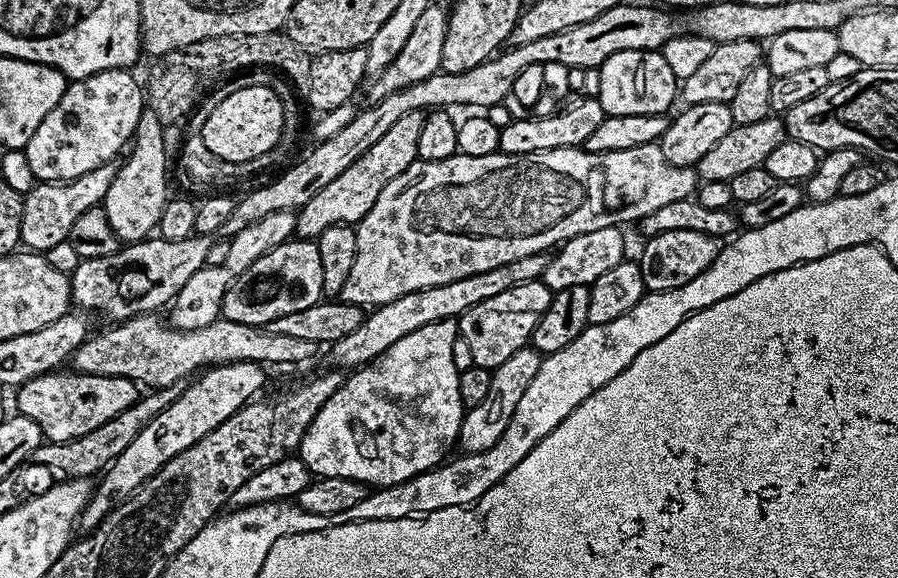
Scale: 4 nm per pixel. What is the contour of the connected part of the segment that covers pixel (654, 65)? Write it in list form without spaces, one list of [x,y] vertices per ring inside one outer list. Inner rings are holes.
[[[622,50],[618,54],[610,54],[606,62],[601,64],[600,95],[598,97],[605,116],[625,116],[626,114],[664,114],[669,110],[672,99],[678,96],[678,81],[674,70],[666,62],[663,51]]]

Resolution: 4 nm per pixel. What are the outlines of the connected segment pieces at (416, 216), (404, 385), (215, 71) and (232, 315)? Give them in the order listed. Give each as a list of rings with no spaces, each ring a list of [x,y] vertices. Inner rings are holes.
[[[659,143],[646,146],[634,146],[630,150],[617,152],[585,152],[583,147],[555,148],[554,150],[538,150],[534,154],[506,154],[499,150],[485,156],[465,156],[457,154],[441,160],[416,159],[394,182],[390,182],[378,194],[378,202],[370,206],[370,214],[362,218],[355,225],[358,238],[358,254],[354,258],[354,267],[350,269],[350,278],[346,278],[346,286],[342,286],[339,299],[346,304],[361,306],[375,306],[394,302],[394,298],[402,298],[402,294],[410,294],[414,290],[422,290],[430,286],[442,286],[446,282],[454,282],[458,278],[466,278],[470,274],[482,274],[482,270],[494,270],[494,266],[506,266],[506,262],[514,262],[518,258],[526,258],[535,252],[548,252],[576,235],[586,234],[588,231],[599,230],[612,225],[627,226],[626,224],[639,222],[644,216],[654,214],[661,206],[666,206],[675,200],[689,199],[698,187],[698,177],[695,167],[679,168],[674,166],[662,154]]]
[[[439,320],[438,322],[430,322],[430,326],[421,326],[418,330],[414,330],[410,334],[406,334],[406,338],[398,338],[398,342],[394,342],[394,346],[390,346],[390,350],[386,350],[378,358],[374,358],[363,368],[357,368],[351,373],[352,376],[343,381],[338,390],[334,390],[334,394],[322,406],[322,410],[318,410],[318,414],[310,422],[310,426],[306,430],[306,434],[302,438],[298,455],[302,462],[306,462],[306,466],[311,470],[313,477],[319,478],[350,478],[357,480],[369,486],[379,486],[389,488],[398,482],[406,482],[410,478],[414,478],[423,472],[429,472],[431,468],[437,467],[449,455],[447,454],[451,448],[457,447],[460,438],[460,427],[462,426],[462,418],[465,414],[465,406],[462,402],[462,394],[458,394],[458,378],[459,372],[454,366],[454,342],[458,339],[458,324],[456,320]]]
[[[287,31],[266,34],[246,34],[245,36],[219,36],[182,46],[159,57],[146,80],[146,104],[154,108],[163,122],[180,120],[223,76],[236,72],[239,68],[252,68],[255,64],[265,64],[277,73],[283,74],[293,85],[307,85],[310,78],[312,57],[298,42],[288,37]]]
[[[293,238],[282,246],[262,254],[226,290],[220,307],[221,317],[230,322],[267,326],[282,314],[306,310],[306,306],[320,303],[324,296],[322,286],[322,254],[312,238]]]

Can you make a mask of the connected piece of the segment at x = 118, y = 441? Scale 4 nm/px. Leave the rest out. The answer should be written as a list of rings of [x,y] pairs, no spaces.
[[[180,380],[165,388],[145,391],[140,399],[134,402],[134,406],[130,406],[126,410],[122,410],[122,414],[110,418],[110,422],[102,422],[102,426],[98,426],[98,430],[90,430],[90,434],[82,434],[82,438],[55,444],[55,479],[61,481],[99,477],[108,465],[114,463],[118,454],[122,454],[122,450],[126,450],[126,446],[130,446],[130,442],[134,442],[134,438],[138,438],[138,434],[142,434],[142,430],[146,430],[146,426],[151,420],[158,414],[162,414],[162,410],[166,410],[166,406],[170,406],[170,402],[178,399],[185,387],[185,381]]]

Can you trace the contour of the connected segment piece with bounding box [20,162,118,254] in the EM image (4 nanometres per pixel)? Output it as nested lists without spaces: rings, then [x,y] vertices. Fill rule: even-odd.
[[[109,162],[100,168],[90,170],[90,174],[82,174],[77,180],[67,182],[40,182],[24,196],[22,206],[22,226],[20,227],[20,244],[25,249],[41,254],[58,246],[68,239],[70,226],[86,210],[103,205],[104,196],[114,182],[117,165]]]

